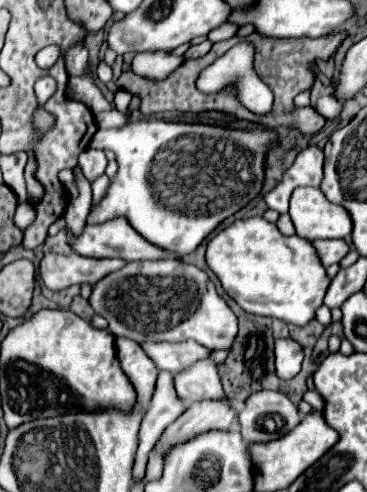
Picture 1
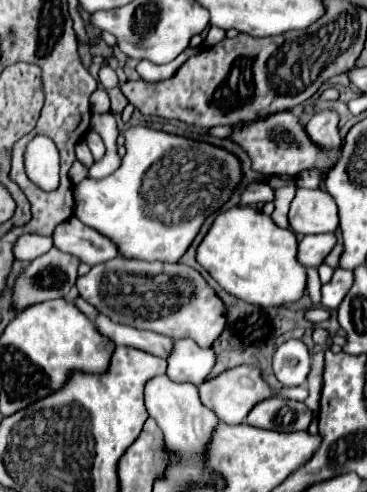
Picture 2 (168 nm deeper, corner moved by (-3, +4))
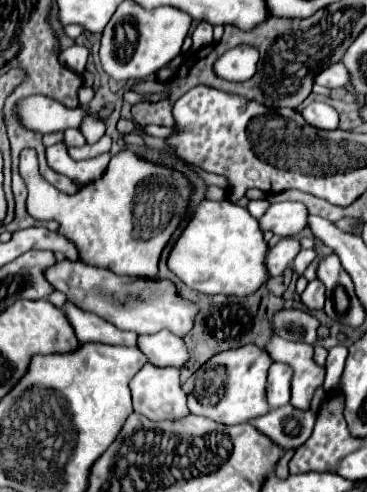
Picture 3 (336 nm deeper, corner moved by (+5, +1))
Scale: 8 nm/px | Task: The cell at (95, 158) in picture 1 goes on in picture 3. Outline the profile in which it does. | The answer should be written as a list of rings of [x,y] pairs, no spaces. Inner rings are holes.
[[[86,113],[86,117],[80,123],[80,131],[84,133],[88,143],[96,143],[104,135],[104,123],[96,115]]]

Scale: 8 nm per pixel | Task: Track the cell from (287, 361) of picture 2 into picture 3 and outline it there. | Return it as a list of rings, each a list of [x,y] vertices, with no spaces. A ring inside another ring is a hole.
[[[274,363],[270,367],[268,387],[266,387],[270,409],[278,409],[282,405],[288,405],[288,383],[290,383],[290,377],[292,377],[292,371],[288,371],[288,367],[284,367],[280,363]]]

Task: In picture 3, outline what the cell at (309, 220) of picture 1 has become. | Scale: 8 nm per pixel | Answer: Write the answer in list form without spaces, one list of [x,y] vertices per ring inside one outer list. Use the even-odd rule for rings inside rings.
[[[272,203],[268,211],[258,219],[262,231],[272,231],[278,237],[292,237],[300,233],[304,227],[304,219],[308,219],[308,211],[304,211],[302,203]]]

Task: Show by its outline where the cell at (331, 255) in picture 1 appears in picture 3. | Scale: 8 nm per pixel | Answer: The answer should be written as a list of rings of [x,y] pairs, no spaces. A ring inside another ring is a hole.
[[[286,237],[286,239],[280,239],[276,245],[270,245],[264,259],[268,273],[272,277],[282,275],[282,271],[294,261],[298,251],[300,251],[300,243],[294,237]]]

